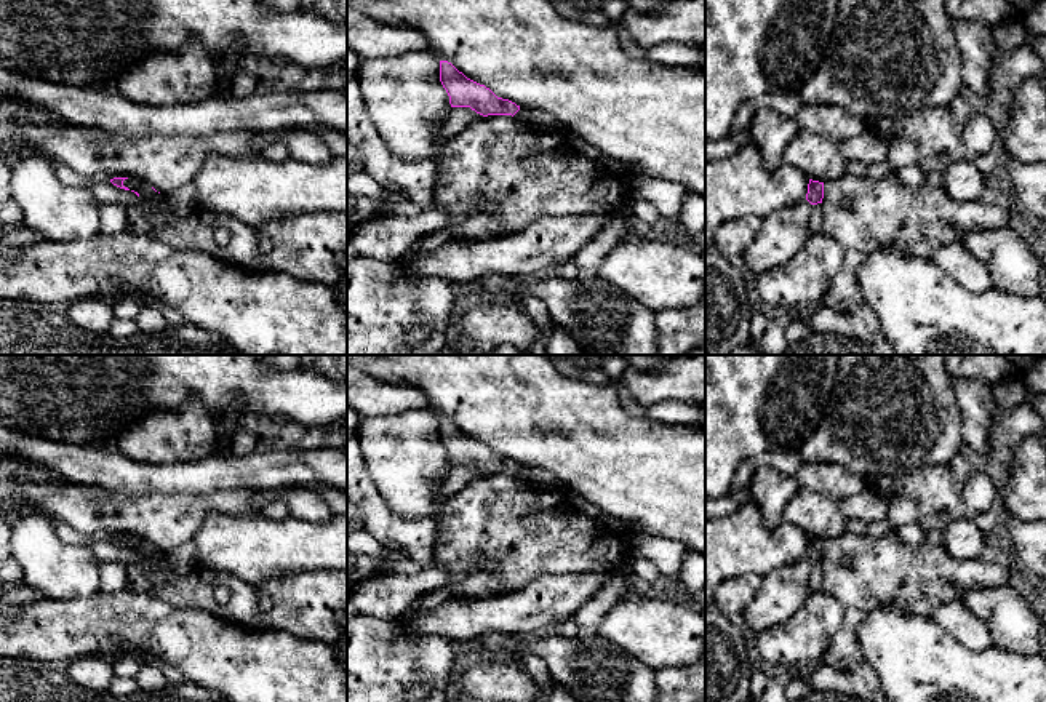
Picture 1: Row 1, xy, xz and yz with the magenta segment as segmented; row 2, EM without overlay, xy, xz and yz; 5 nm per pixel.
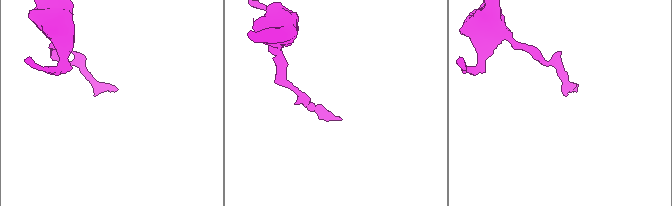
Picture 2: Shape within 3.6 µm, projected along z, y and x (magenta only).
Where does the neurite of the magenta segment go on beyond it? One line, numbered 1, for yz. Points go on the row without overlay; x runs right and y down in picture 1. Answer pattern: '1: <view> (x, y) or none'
1: none

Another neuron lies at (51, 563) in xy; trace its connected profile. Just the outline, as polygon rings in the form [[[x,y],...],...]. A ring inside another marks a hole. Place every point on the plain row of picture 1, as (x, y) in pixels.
[[[26,512],[11,526],[11,552],[22,568],[24,582],[42,592],[46,600],[86,598],[101,592],[99,561],[83,542],[72,542],[56,531],[50,517],[40,512]]]

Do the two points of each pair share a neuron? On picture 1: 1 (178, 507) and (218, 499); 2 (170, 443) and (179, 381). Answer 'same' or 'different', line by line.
1: same
2: different

